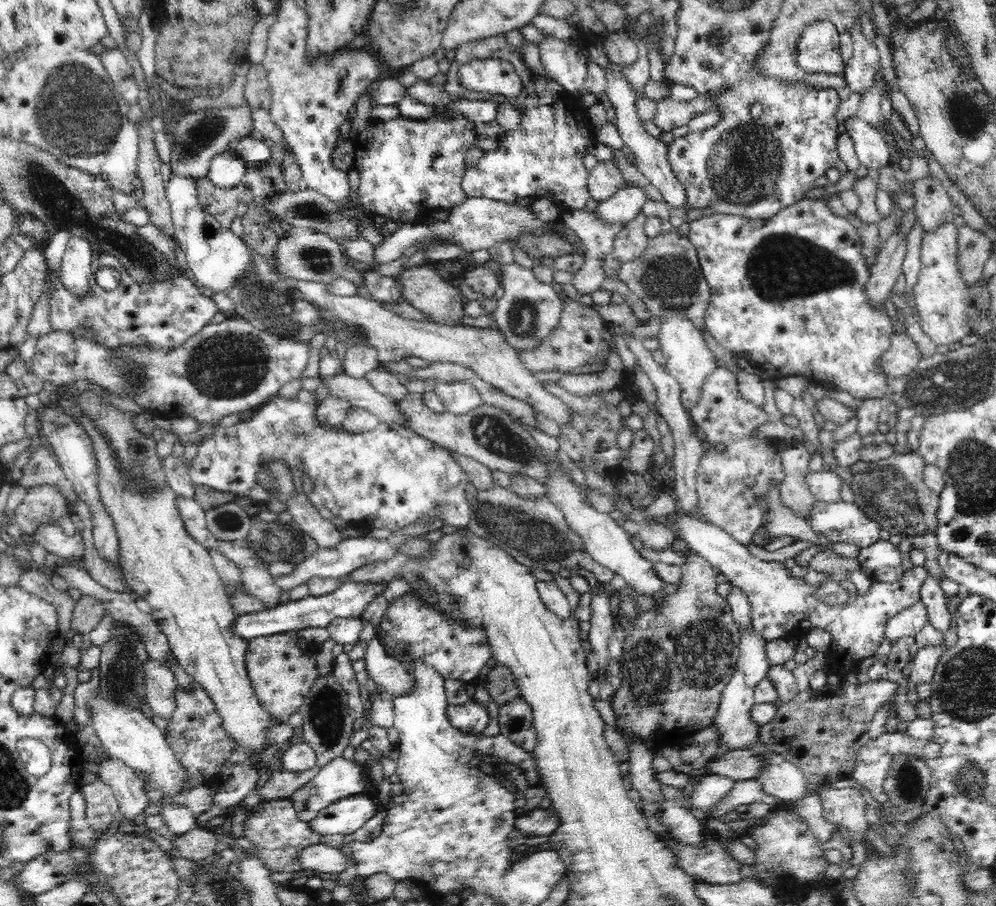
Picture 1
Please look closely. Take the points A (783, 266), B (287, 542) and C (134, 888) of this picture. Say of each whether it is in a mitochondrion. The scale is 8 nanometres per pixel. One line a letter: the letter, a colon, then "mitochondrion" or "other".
A: mitochondrion
B: mitochondrion
C: other

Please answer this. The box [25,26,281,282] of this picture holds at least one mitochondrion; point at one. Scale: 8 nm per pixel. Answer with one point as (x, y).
(74, 111)

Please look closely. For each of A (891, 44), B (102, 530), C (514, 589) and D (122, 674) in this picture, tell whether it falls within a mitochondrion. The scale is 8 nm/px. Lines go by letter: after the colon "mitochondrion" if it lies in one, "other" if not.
A: other
B: other
C: other
D: mitochondrion

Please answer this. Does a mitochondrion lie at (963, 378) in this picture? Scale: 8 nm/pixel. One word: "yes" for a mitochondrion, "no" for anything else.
yes

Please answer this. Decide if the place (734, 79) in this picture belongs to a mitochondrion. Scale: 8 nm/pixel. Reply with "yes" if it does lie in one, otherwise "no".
no

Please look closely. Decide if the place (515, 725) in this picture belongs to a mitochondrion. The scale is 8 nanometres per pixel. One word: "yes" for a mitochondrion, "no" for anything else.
no

